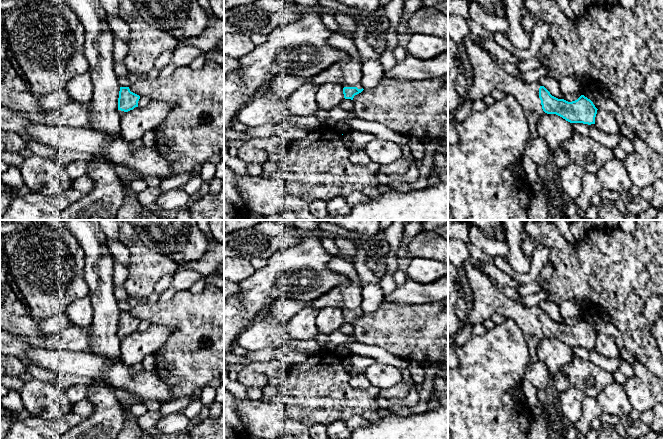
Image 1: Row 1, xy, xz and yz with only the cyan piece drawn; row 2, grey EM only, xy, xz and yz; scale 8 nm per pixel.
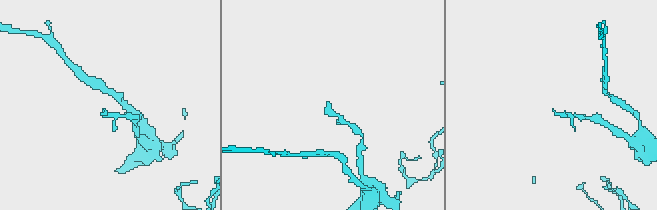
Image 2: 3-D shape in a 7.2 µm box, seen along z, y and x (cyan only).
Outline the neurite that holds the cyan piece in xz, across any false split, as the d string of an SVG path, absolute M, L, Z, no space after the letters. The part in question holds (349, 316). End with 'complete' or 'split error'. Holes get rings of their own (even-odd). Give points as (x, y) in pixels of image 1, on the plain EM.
M350 280L325 292L313 302L304 303L308 307L321 310L326 307L335 307L342 311L345 323L353 324L354 320L361 317L362 312L362 287Z; split error

